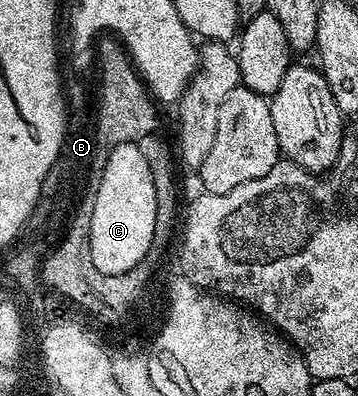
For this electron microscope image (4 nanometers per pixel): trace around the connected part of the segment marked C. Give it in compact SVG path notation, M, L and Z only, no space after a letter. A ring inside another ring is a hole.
M137 143L120 144L111 150L102 177L99 178L98 189L93 193L92 199L94 201L93 247L97 269L110 275L112 270L121 271L122 268L129 266L135 268L143 258L151 255L155 247L156 186L152 186L152 170L148 170L148 162L144 162L144 154L140 154Z

